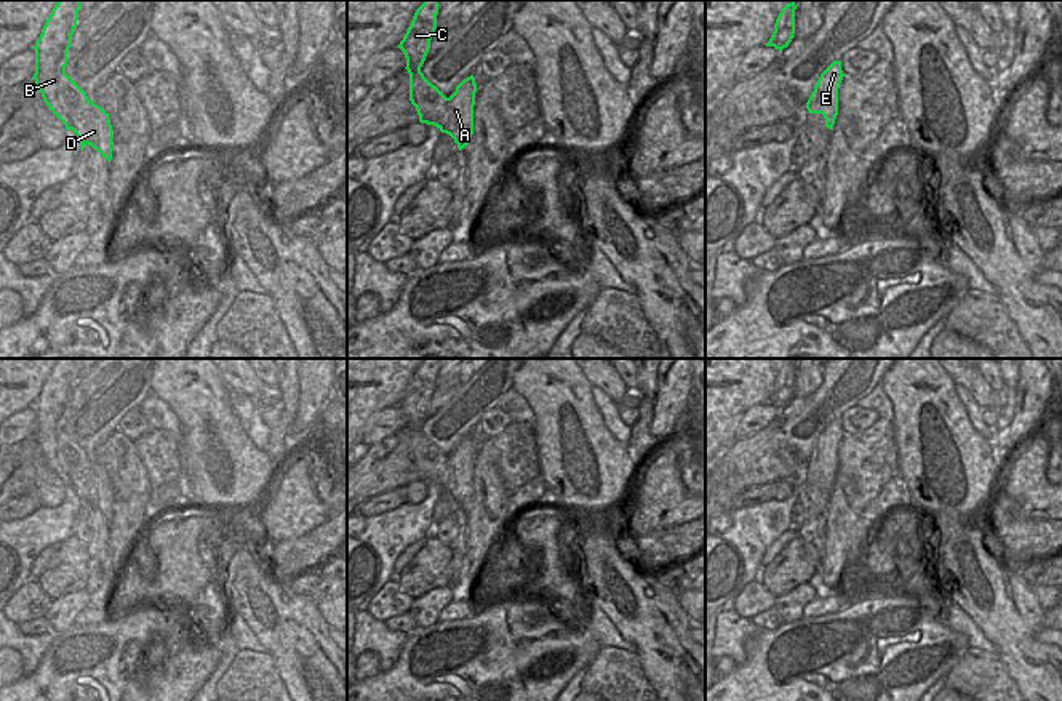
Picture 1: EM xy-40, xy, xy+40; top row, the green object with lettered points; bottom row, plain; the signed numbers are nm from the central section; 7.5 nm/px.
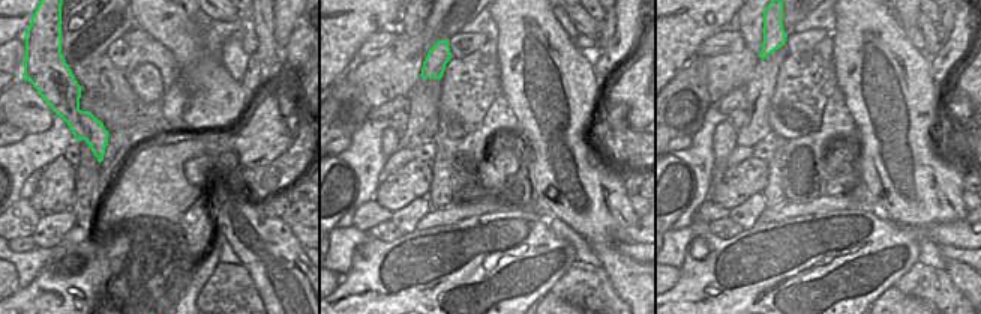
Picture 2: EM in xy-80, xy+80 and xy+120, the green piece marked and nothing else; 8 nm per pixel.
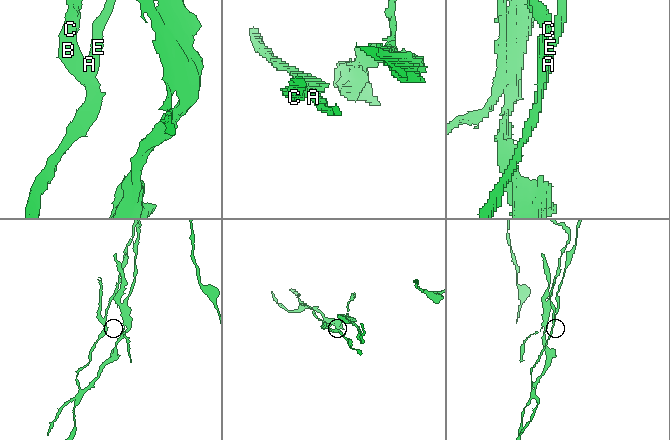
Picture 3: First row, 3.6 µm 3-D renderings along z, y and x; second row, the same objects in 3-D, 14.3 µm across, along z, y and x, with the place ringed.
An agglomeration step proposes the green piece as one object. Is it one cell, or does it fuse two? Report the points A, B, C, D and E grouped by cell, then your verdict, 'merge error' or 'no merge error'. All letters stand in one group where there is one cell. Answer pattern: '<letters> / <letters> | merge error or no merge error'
A B C D / E | merge error

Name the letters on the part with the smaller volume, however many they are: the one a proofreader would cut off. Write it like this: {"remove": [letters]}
{"remove": ["E"]}

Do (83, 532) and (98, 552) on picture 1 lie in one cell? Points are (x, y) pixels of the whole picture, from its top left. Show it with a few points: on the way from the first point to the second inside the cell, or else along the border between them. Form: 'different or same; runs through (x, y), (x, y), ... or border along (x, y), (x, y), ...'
different; border along (83, 509), (90, 522), (90, 543), (87, 546)

